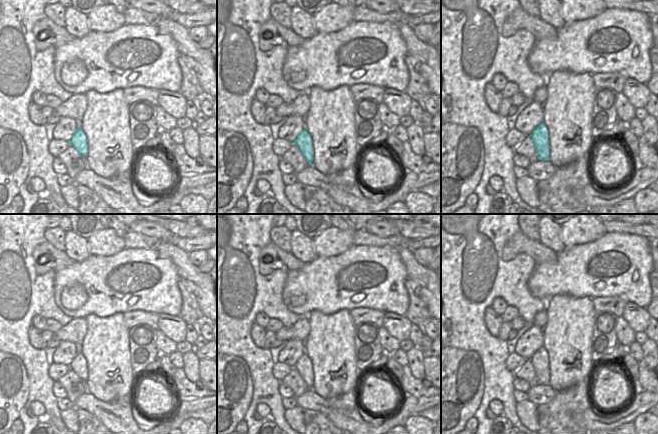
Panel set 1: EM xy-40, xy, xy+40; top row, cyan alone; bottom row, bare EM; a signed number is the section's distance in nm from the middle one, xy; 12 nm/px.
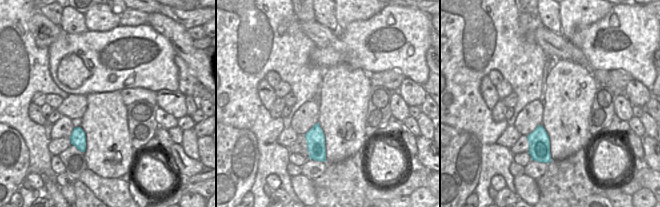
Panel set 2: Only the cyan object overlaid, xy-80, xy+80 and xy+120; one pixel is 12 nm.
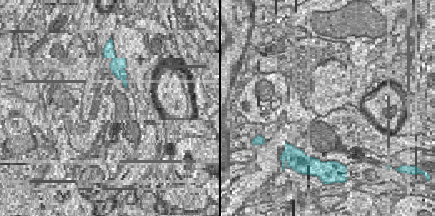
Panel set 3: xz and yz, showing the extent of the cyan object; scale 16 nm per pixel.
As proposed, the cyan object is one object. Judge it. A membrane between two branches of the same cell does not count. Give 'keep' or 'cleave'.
keep

